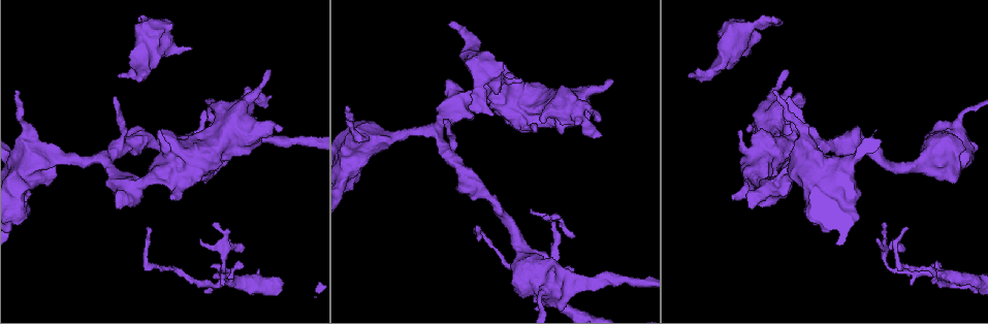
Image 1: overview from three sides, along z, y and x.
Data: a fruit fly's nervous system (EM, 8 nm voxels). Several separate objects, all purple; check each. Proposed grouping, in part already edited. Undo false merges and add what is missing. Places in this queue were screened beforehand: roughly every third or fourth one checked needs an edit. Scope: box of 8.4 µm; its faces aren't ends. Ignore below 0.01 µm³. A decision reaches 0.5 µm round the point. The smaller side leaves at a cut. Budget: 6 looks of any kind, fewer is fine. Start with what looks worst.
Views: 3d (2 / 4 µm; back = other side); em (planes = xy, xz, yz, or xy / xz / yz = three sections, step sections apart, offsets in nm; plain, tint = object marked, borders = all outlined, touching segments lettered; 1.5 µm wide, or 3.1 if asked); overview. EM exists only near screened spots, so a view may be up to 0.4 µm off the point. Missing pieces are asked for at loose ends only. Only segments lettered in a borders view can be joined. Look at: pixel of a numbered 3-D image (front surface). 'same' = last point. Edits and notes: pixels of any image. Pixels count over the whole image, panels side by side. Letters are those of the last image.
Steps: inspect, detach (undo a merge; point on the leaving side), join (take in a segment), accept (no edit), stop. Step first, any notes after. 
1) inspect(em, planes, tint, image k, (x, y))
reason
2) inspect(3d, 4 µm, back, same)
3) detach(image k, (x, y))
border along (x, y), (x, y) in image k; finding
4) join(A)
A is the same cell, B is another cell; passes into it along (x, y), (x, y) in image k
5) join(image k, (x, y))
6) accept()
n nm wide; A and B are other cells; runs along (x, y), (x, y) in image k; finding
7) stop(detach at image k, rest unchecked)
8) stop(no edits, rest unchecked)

inspect(em, planes, plain, image 1, (117, 207))
branch stops here

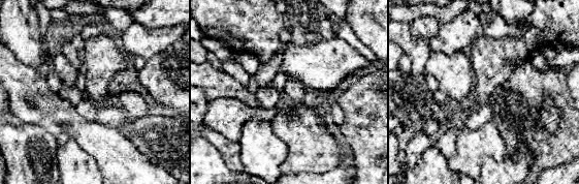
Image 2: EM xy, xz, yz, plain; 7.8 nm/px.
inspect(em, planes, tint, same)

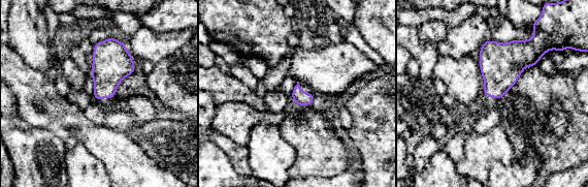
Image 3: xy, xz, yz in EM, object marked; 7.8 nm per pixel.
inspect(em, planes, borders, same)
see the neighbours

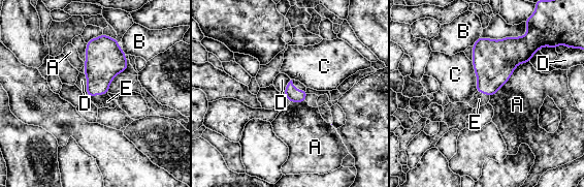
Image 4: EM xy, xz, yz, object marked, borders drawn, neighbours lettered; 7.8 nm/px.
join(E)
A touches over 420 nm; E is the same cell, A, B, C and D are other cells; passes into it along (103, 63), (97, 94), (105, 100) in image 4; the cell continues

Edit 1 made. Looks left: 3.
inspect(3d, 2 µm, image 1, (226, 280))
three-way junction

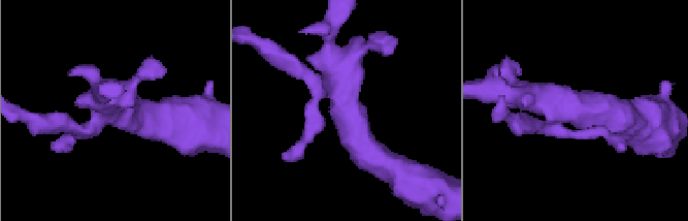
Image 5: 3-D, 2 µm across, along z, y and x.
inspect(em, planes, borders, image 5, (106, 104))
now the EM

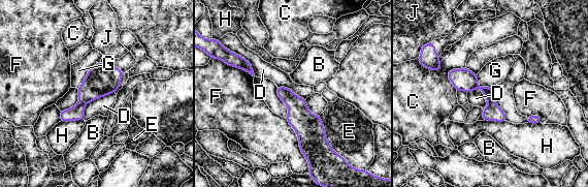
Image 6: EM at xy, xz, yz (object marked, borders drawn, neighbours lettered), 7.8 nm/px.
accept()
80 nm wide; B, C, D, E, F, G, H and J are other cells; border along (115, 92), (91, 100), (83, 119) in image 6; continuous, no second cell

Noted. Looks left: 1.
inspect(em, yz, step 8, borders, image 1, (574, 281))
calibre changes

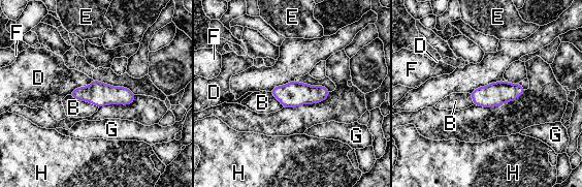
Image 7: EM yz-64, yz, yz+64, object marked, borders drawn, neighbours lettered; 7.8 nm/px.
accept()
B touches over 260 nm; B, D, E, F, G and H are other cells; continuous, no second cell

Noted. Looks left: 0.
stop(join at image 4, rest unchecked)

